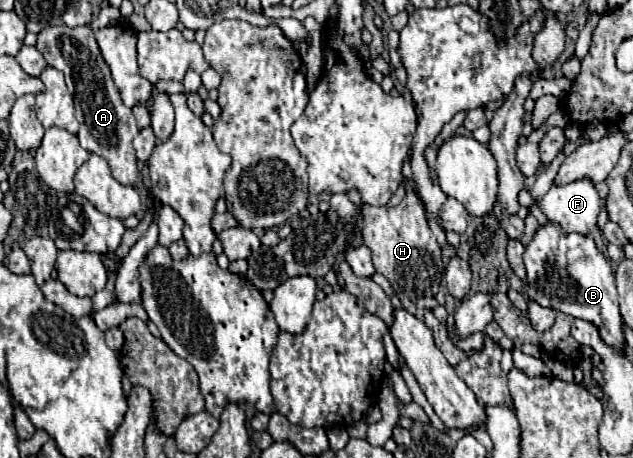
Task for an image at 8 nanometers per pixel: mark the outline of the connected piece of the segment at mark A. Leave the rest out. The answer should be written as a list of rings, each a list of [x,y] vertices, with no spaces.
[[[49,26],[37,34],[35,48],[45,56],[47,64],[65,74],[65,82],[75,100],[79,128],[79,142],[85,150],[103,156],[109,162],[113,178],[121,184],[137,182],[137,158],[133,150],[133,138],[139,132],[131,108],[121,102],[119,90],[111,78],[111,72],[95,42],[95,34],[89,26]]]

